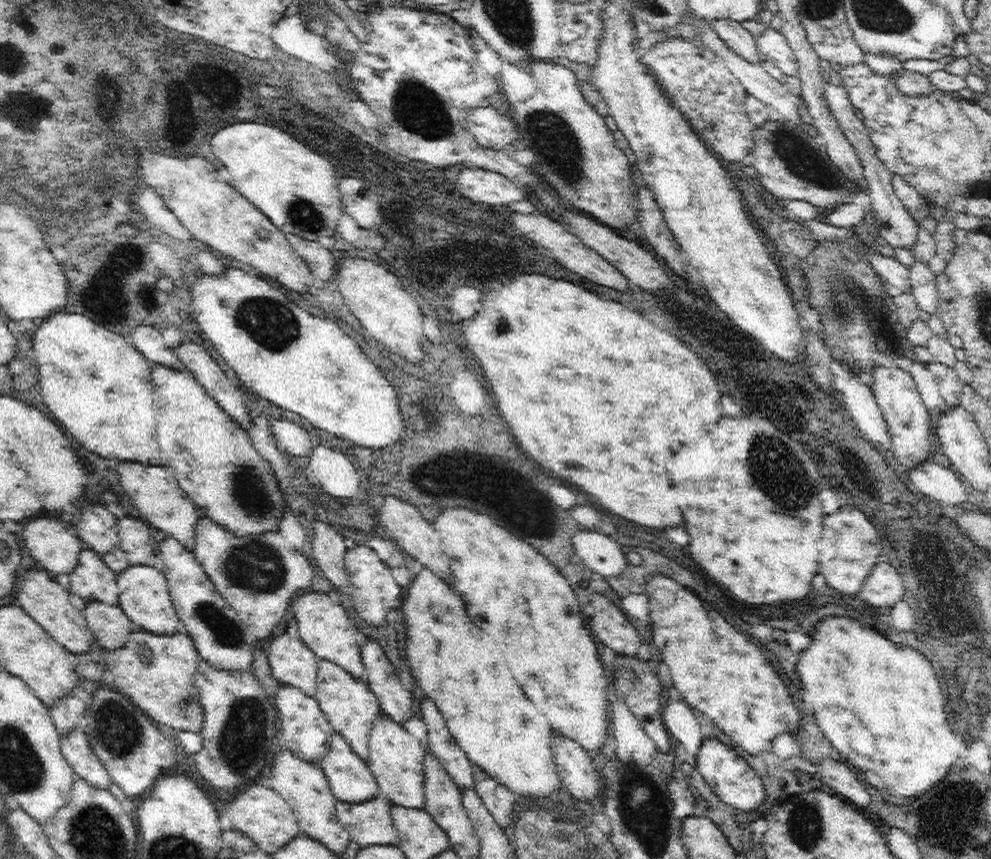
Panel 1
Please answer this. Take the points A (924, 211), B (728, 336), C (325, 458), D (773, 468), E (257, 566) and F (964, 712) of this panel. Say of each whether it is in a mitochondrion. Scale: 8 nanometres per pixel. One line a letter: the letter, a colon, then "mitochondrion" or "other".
A: other
B: other
C: other
D: mitochondrion
E: mitochondrion
F: mitochondrion

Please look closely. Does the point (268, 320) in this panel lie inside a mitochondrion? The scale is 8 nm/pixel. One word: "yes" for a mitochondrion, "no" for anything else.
yes

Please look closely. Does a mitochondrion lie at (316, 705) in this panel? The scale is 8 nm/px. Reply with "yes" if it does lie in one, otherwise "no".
no

